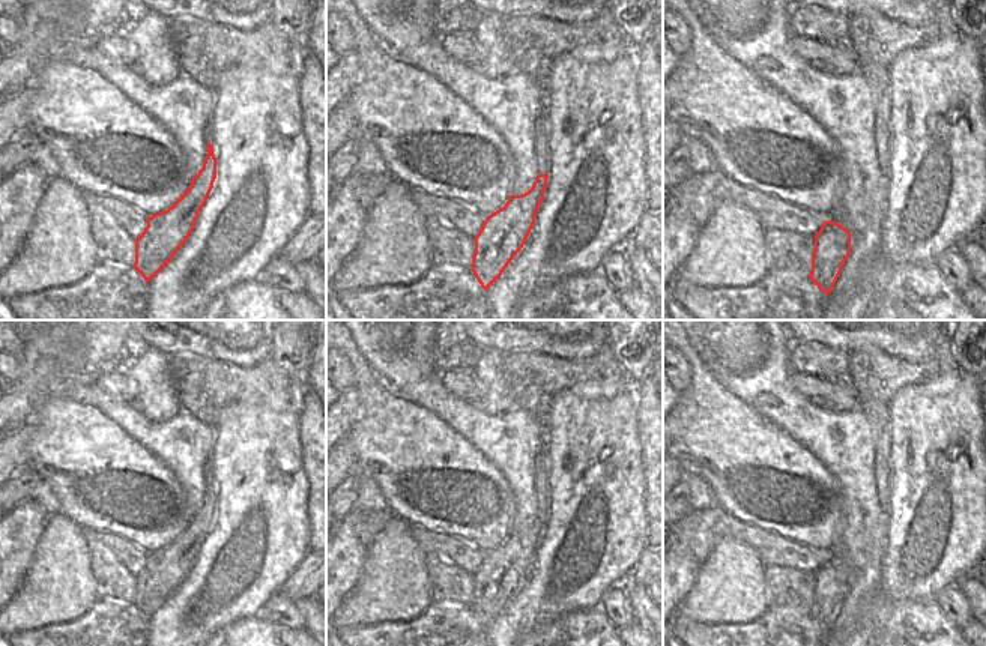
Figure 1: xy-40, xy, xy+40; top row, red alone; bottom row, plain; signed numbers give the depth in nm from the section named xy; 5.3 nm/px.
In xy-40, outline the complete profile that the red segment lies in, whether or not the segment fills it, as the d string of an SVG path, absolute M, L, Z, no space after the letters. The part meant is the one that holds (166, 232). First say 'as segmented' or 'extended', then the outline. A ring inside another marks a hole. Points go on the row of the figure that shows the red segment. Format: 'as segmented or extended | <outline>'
as segmented | M209 141L203 168L192 177L189 188L167 210L147 216L147 227L135 237L132 267L146 282L153 279L186 242L215 179L216 158Z

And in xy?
extended | M540 84L540 87L544 92L544 107L535 122L535 161L538 164L538 176L528 192L511 195L504 207L488 215L475 236L472 272L485 291L499 279L511 260L523 248L535 224L535 215L544 200L544 191L550 174L550 122L547 119L547 86Z

